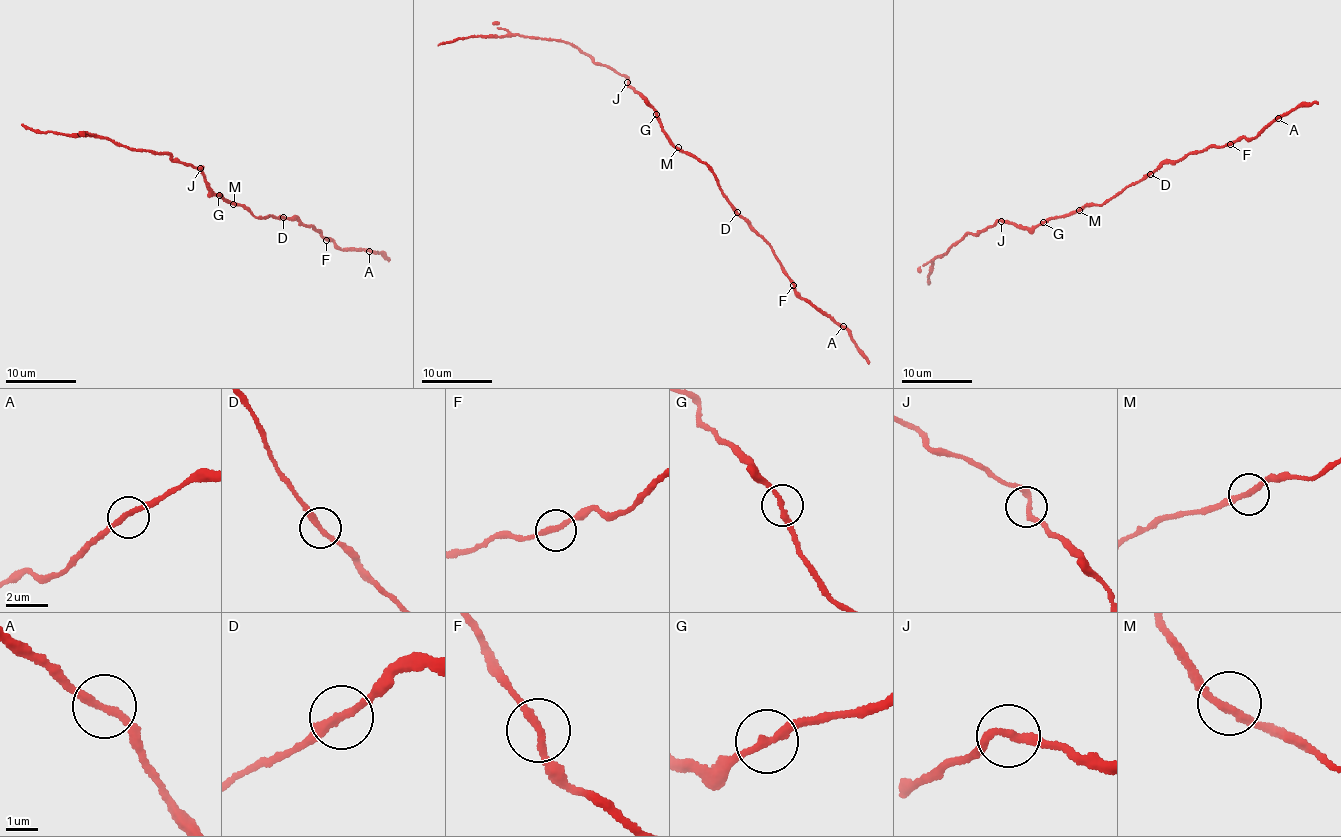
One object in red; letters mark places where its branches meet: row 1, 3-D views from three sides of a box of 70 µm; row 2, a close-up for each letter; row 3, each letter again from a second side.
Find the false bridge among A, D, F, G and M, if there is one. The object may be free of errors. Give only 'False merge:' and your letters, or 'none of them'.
False merge: none of them

